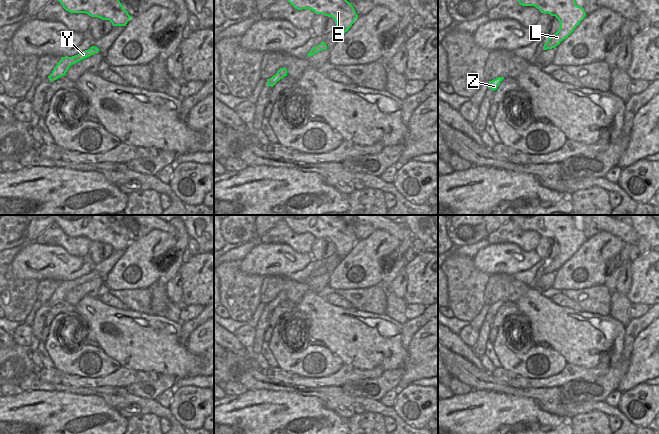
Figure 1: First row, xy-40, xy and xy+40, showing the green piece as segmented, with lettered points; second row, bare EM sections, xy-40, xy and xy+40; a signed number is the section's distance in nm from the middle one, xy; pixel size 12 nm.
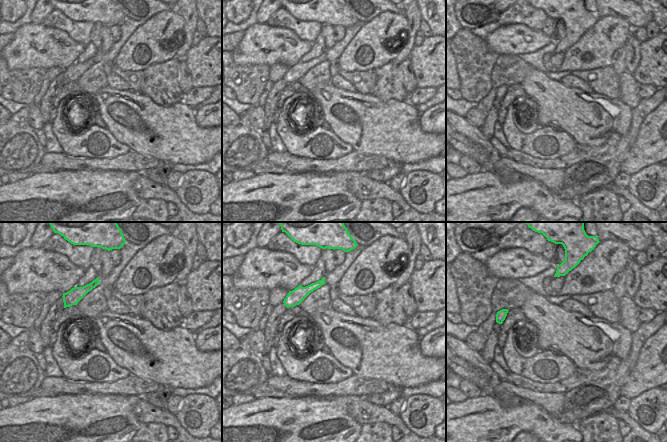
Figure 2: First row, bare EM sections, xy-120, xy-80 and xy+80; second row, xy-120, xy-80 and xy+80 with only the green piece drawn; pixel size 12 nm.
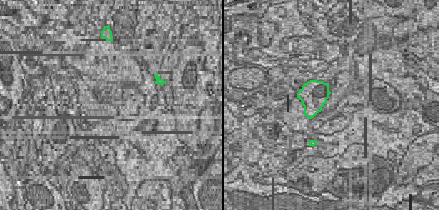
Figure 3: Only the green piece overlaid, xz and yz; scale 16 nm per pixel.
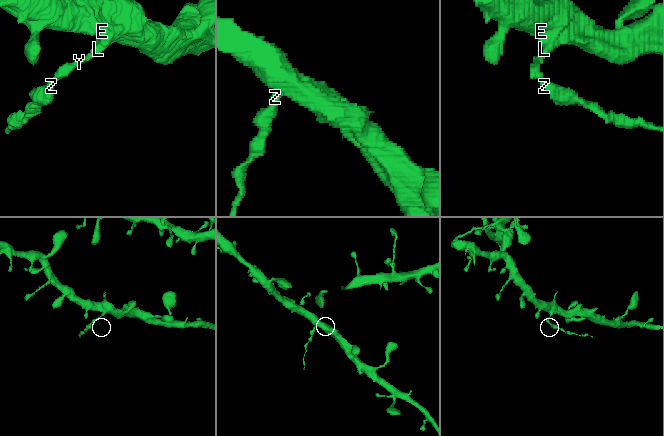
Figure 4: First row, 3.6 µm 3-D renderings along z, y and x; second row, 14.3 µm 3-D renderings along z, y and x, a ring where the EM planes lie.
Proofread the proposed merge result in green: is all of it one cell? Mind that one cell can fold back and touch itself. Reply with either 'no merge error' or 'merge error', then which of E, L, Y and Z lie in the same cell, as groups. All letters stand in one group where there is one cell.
merge error; groups E L / Y Z

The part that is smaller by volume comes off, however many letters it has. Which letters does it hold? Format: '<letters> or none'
Y, Z

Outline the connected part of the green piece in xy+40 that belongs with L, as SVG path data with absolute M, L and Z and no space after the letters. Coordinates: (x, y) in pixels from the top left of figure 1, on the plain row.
M511 215L511 220L522 230L534 230L558 243L559 253L547 262L543 274L559 269L586 240L584 233L576 229L572 215Z

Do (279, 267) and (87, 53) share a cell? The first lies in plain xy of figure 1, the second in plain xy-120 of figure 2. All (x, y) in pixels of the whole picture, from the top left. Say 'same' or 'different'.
different

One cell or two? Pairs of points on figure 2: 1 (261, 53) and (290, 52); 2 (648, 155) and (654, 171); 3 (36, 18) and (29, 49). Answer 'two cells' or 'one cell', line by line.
1: one cell
2: two cells
3: two cells

